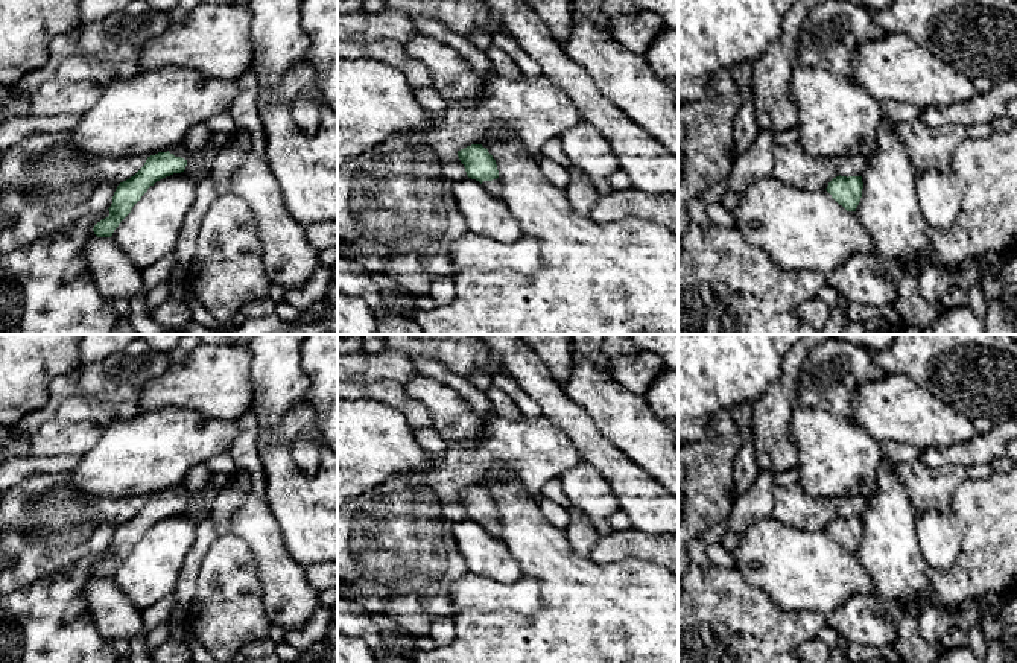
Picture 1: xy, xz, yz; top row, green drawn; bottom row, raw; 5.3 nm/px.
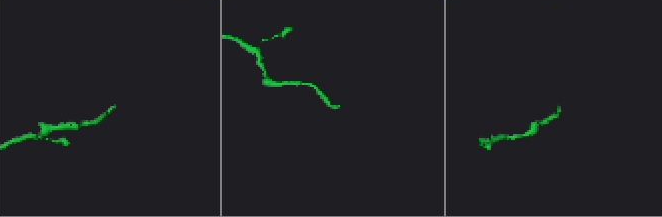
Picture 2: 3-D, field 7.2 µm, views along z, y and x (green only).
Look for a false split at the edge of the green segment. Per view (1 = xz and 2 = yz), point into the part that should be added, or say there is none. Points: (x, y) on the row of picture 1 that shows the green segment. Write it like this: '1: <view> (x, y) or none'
1: xz (494, 186)
2: none

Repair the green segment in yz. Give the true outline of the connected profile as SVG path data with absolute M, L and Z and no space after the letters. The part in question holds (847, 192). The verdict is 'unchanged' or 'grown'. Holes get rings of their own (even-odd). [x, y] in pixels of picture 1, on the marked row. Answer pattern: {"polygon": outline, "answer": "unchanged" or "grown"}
{"polygon": "M839 175L828 182L825 190L847 211L856 211L862 198L862 189L863 189L862 176L847 178Z", "answer": "unchanged"}

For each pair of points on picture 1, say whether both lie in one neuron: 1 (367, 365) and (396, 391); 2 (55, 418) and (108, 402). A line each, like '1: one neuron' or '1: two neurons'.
1: two neurons
2: one neuron

